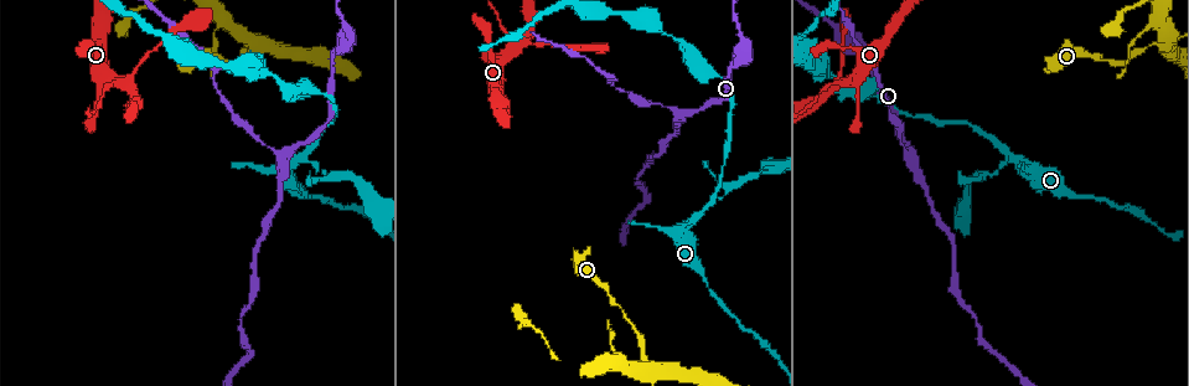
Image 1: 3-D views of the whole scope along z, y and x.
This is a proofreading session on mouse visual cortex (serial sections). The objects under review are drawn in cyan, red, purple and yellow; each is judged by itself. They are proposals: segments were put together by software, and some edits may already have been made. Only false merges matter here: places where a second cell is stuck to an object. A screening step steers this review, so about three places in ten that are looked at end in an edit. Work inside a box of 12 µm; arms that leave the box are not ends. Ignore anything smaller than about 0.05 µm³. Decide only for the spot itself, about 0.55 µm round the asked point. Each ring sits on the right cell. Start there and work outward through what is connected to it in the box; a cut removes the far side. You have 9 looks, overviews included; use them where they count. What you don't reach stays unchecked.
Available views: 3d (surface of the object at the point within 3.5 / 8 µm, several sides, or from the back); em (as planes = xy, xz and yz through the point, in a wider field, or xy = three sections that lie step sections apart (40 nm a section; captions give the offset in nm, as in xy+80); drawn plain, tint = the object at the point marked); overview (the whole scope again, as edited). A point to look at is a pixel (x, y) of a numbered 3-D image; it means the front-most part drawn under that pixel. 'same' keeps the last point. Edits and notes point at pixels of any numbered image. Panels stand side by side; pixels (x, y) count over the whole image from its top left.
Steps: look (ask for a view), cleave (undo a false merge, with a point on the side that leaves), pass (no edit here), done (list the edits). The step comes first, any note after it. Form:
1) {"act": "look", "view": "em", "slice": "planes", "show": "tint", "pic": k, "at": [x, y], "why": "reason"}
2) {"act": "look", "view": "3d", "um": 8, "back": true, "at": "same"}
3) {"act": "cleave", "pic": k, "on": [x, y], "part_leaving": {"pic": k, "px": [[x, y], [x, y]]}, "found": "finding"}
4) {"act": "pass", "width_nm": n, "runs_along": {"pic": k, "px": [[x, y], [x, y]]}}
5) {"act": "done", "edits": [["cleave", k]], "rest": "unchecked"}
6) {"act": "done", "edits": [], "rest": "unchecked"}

{"act": "look", "view": "3d", "um": 3.5, "pic": 1, "at": [1012, 156], "why": "arms part here"}

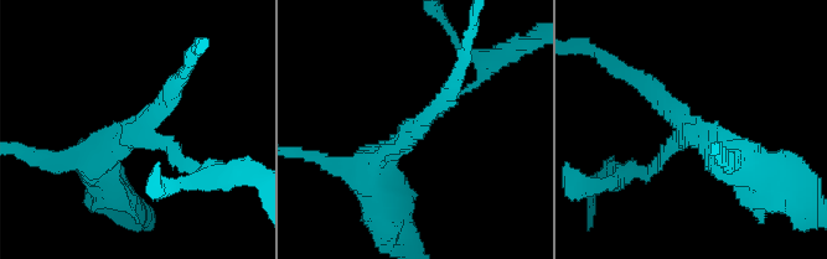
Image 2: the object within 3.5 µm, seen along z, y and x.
{"act": "look", "view": "em", "slice": "xy", "step": 5, "show": "tint", "pic": 2, "at": [141, 122], "arms": 3, "arm_widths_nm": [100, 250, 350], "why": "shape alone is not enough"}

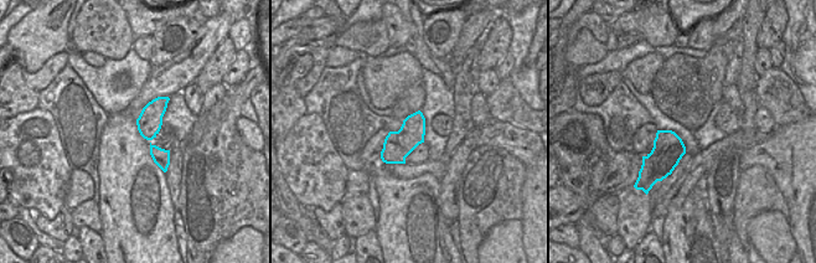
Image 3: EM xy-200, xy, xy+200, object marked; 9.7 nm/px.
{"act": "cleave", "pic": 2, "on": [181, 166], "part_leaving": {"pic": 2, "px": [[154, 134], [189, 169], [242, 172]]}, "found": "a second cell is stuck on"}

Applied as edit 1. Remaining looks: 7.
{"act": "look", "view": "3d", "um": 3.5, "pic": 1, "at": [841, 81]}

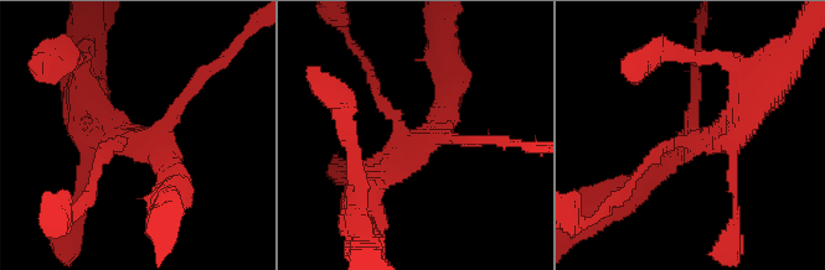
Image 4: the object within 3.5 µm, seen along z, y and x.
{"act": "look", "view": "em", "slice": "xy", "step": 5, "show": "tint", "pic": 4, "at": [148, 141], "arms": 4, "arm_widths_nm": [150, 150, 300, 350], "why": "need the tissue"}

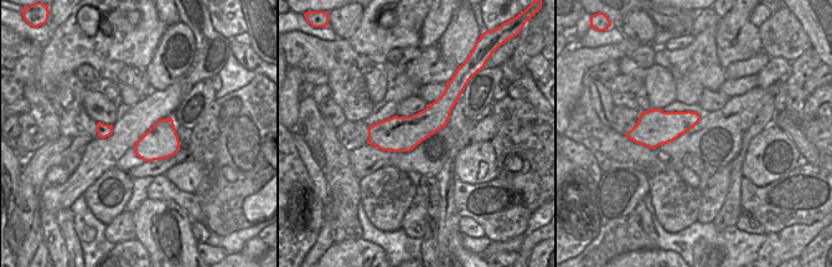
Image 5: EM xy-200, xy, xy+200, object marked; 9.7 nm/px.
{"act": "look", "view": "em", "slice": "xy", "step": 3, "show": "tint", "at": "same", "why": "another direction"}

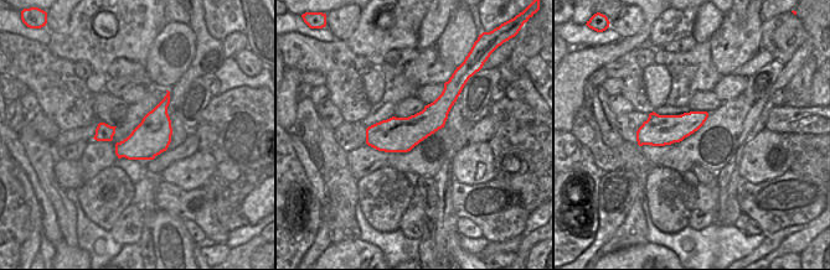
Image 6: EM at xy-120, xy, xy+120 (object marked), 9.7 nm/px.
{"act": "pass", "runs_along": {"pic": 4, "px": [[365, 191], [426, 140], [453, 83]]}, "found": "all the same cell"}

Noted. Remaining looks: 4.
{"act": "look", "view": "3d", "um": 3.5, "pic": 1, "at": [644, 363], "why": "abrupt turn"}

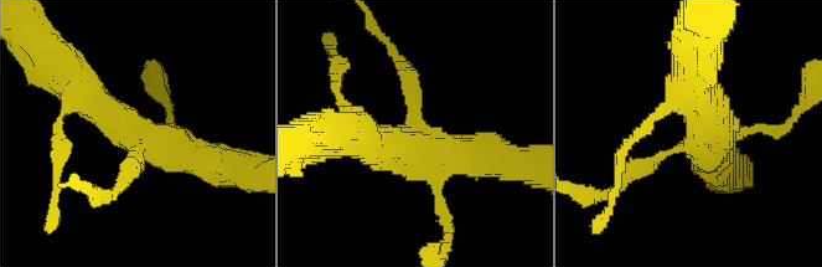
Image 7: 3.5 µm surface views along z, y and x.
{"act": "pass", "runs_along": {"pic": 7, "px": [[403, 66], [422, 135], [499, 158]]}, "found": "continuous, no second cell"}

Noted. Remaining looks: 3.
{"act": "look", "view": "3d", "um": 3.5, "pic": 1, "at": [309, 196]}

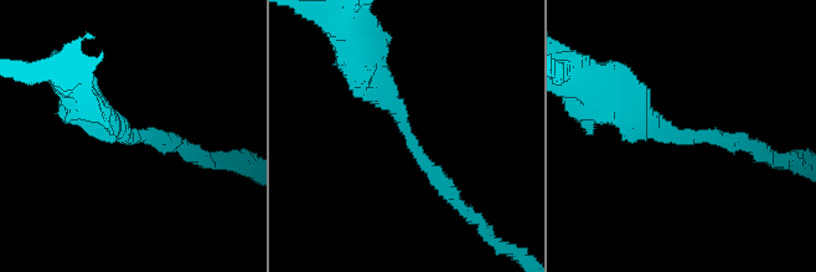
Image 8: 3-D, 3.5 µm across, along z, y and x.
{"act": "look", "view": "em", "slice": "xy", "step": 2, "show": "tint", "pic": 8, "at": [404, 120], "arm_widths_nm": [200, 450]}

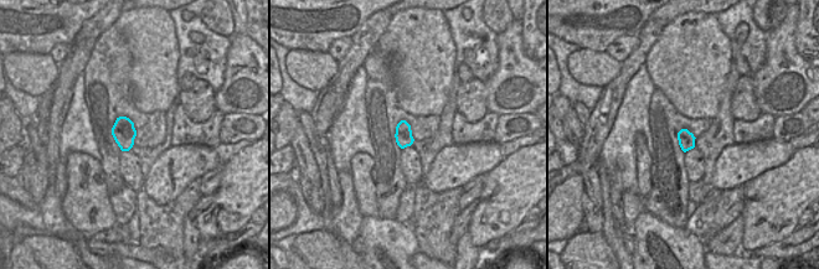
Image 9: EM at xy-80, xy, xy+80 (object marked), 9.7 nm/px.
{"act": "pass", "width_nm": 170, "runs_along": {"pic": 8, "px": [[356, 65], [444, 189]]}, "found": "continuous, no second cell"}

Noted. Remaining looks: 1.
{"act": "done", "edits": [["cleave", 2]], "rest": "unchecked"}

